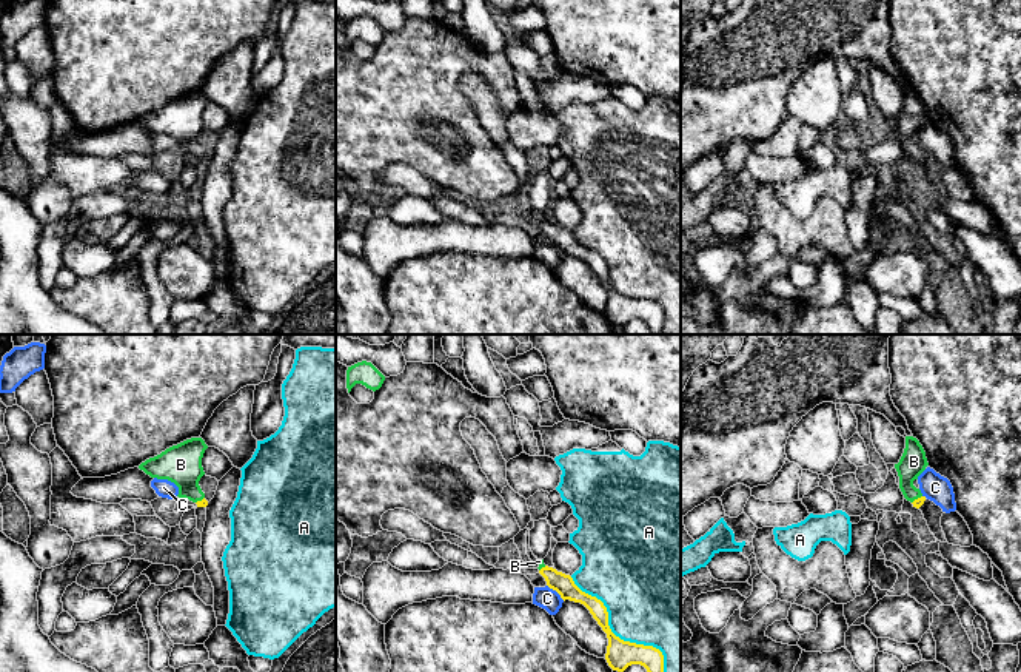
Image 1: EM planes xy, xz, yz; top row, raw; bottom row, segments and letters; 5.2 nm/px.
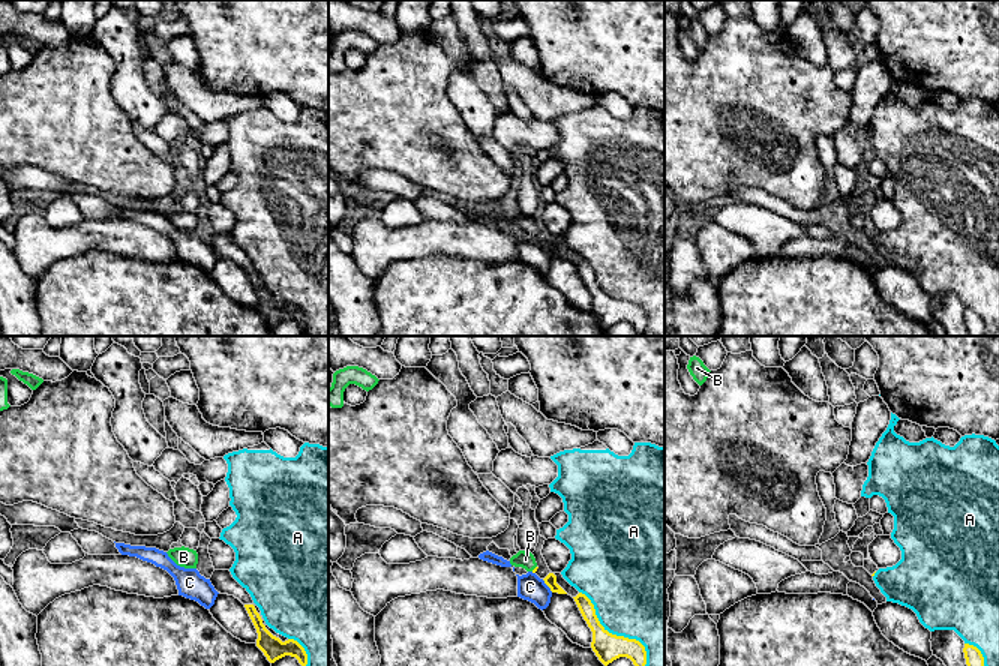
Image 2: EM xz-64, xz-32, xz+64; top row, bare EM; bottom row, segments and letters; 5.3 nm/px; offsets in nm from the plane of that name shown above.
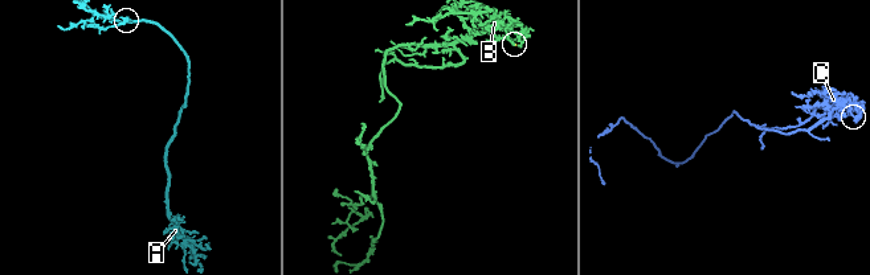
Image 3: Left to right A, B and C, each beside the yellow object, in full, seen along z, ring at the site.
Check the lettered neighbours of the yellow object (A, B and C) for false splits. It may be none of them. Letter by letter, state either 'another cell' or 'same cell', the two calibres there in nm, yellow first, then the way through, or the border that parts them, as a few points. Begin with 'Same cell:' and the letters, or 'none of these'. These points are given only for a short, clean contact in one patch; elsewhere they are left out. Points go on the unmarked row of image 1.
Same cell: B
A: another cell; calibres 150 and 460 nm
B: same cell; calibres 50 and 140 nm; way yz (920, 156), (918, 153), (909, 144), (913, 116)
C: another cell; calibres 110 and 120 nm; border xz (547, 239), (564, 255)

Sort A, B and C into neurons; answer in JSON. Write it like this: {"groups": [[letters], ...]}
{"groups": [["A"], ["B"], ["C"]]}

